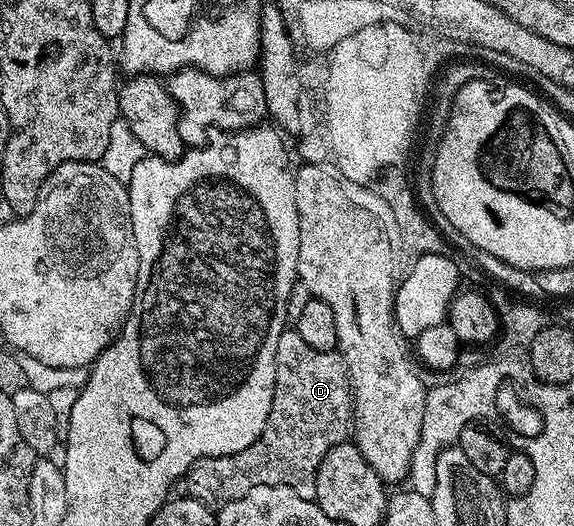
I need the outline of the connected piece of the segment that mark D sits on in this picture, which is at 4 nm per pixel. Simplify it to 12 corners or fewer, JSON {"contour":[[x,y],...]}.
{"contour":[[285,328],[274,403],[246,451],[203,457],[187,496],[209,507],[285,485],[315,501],[326,451],[349,440],[336,351]]}

